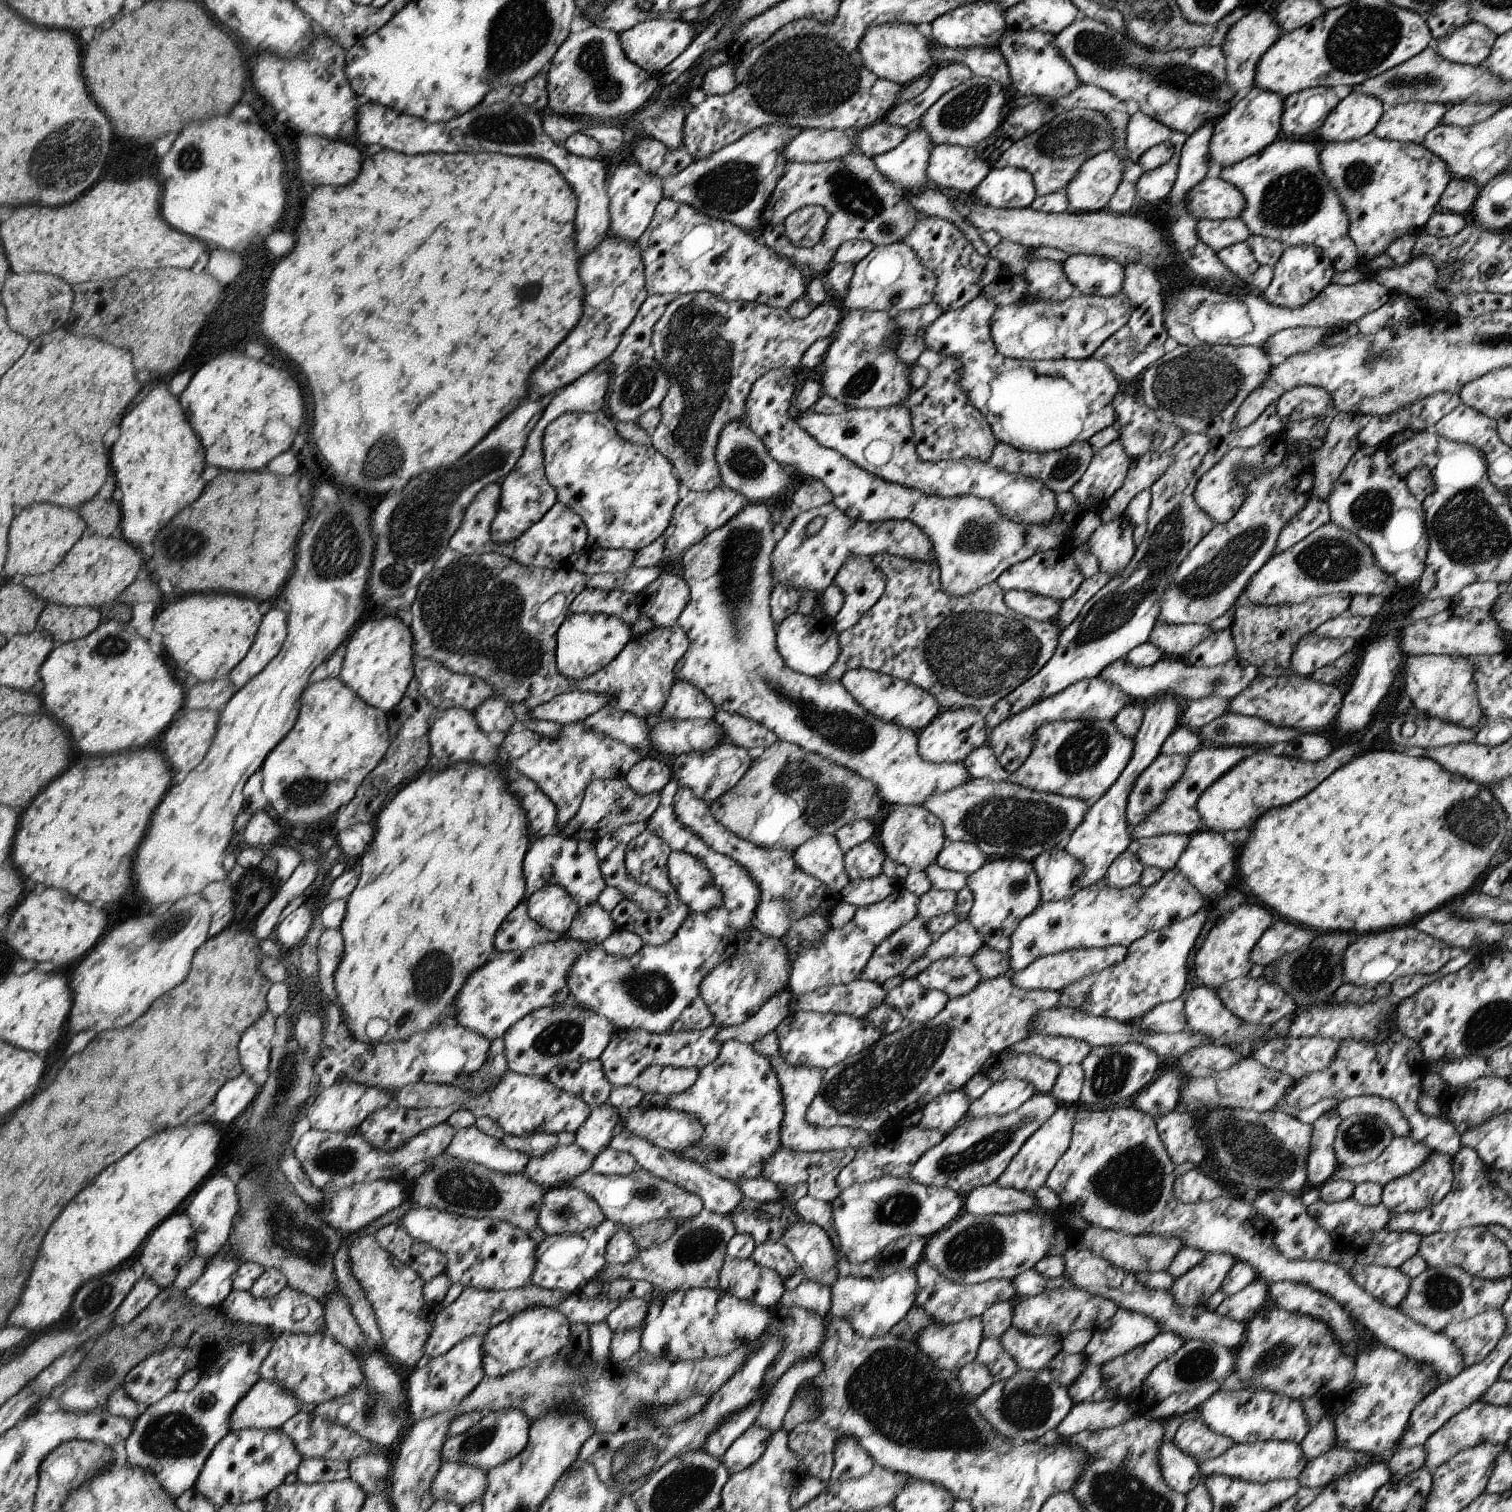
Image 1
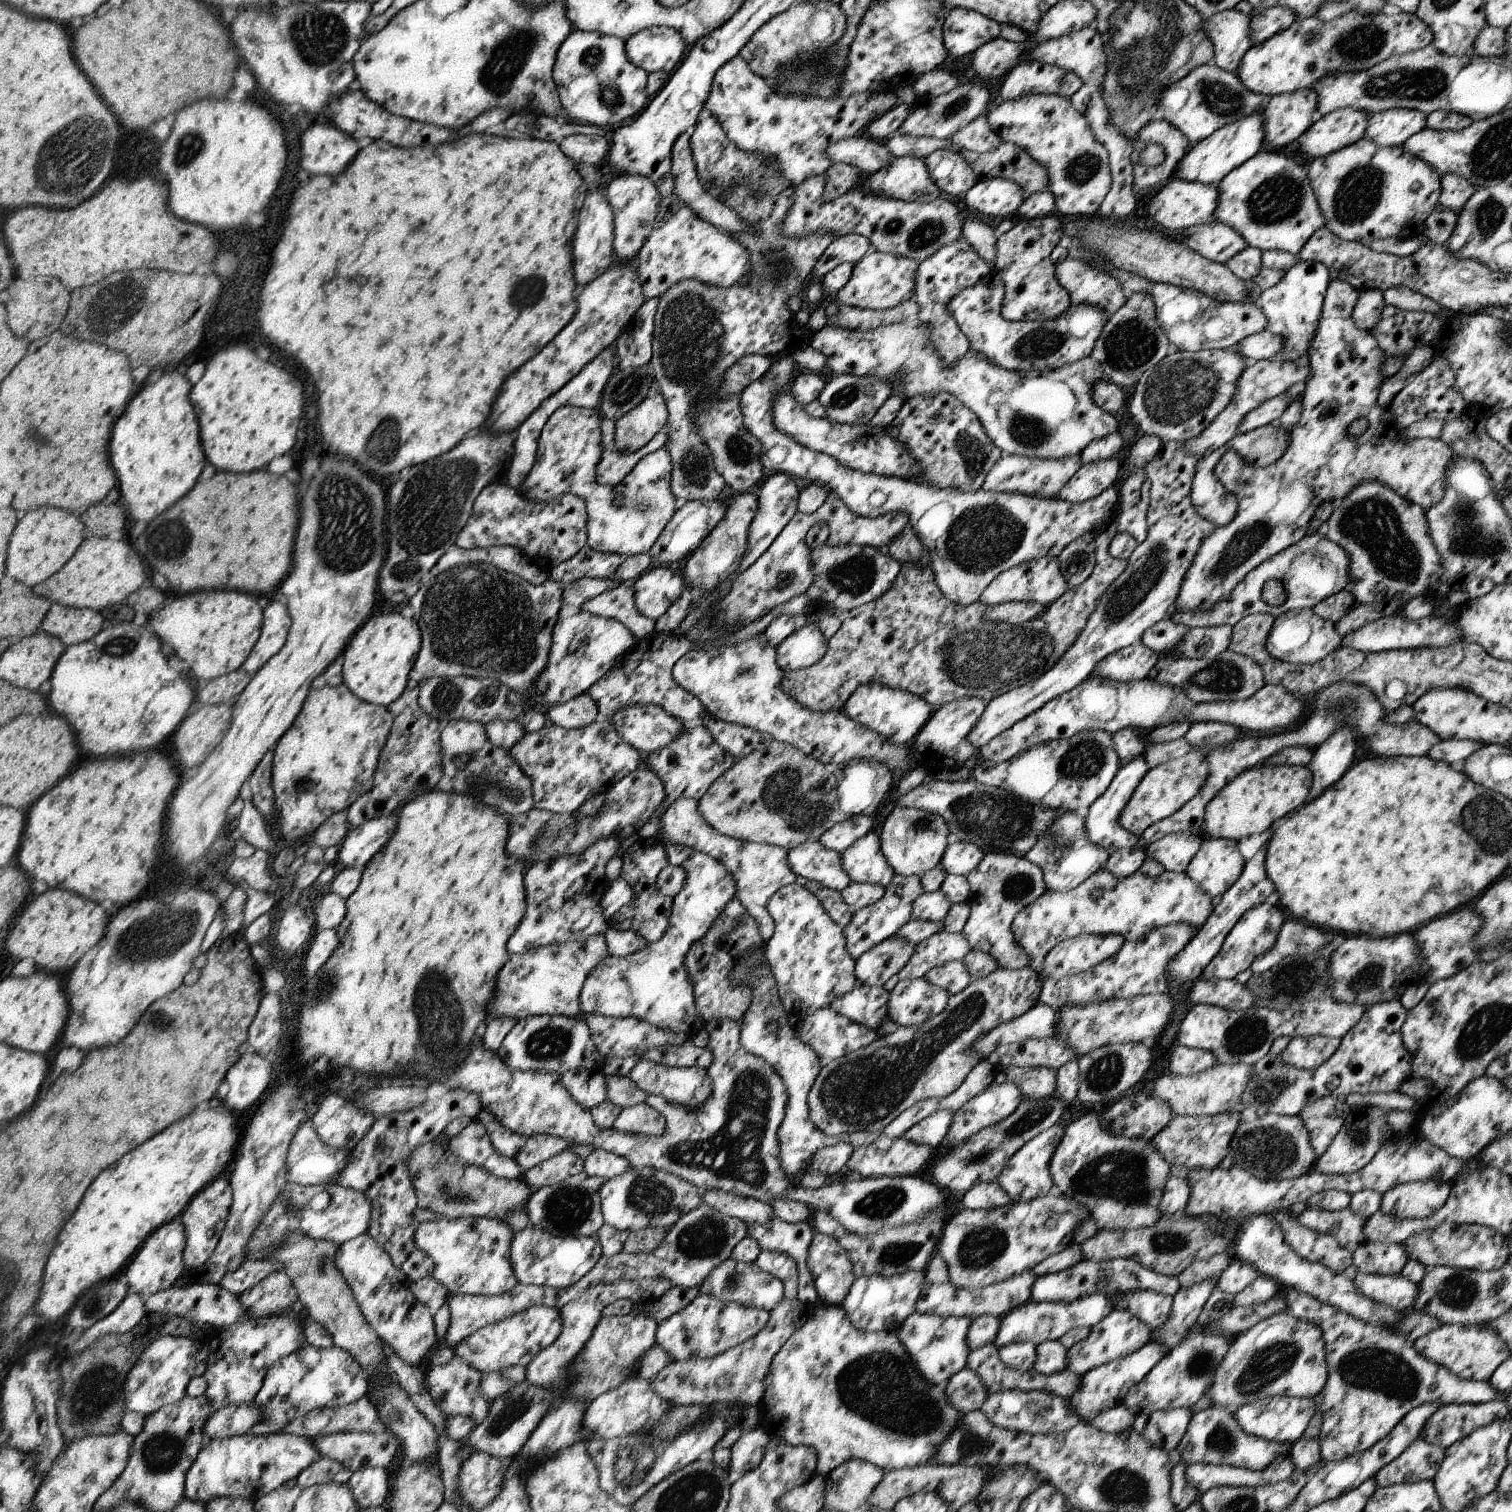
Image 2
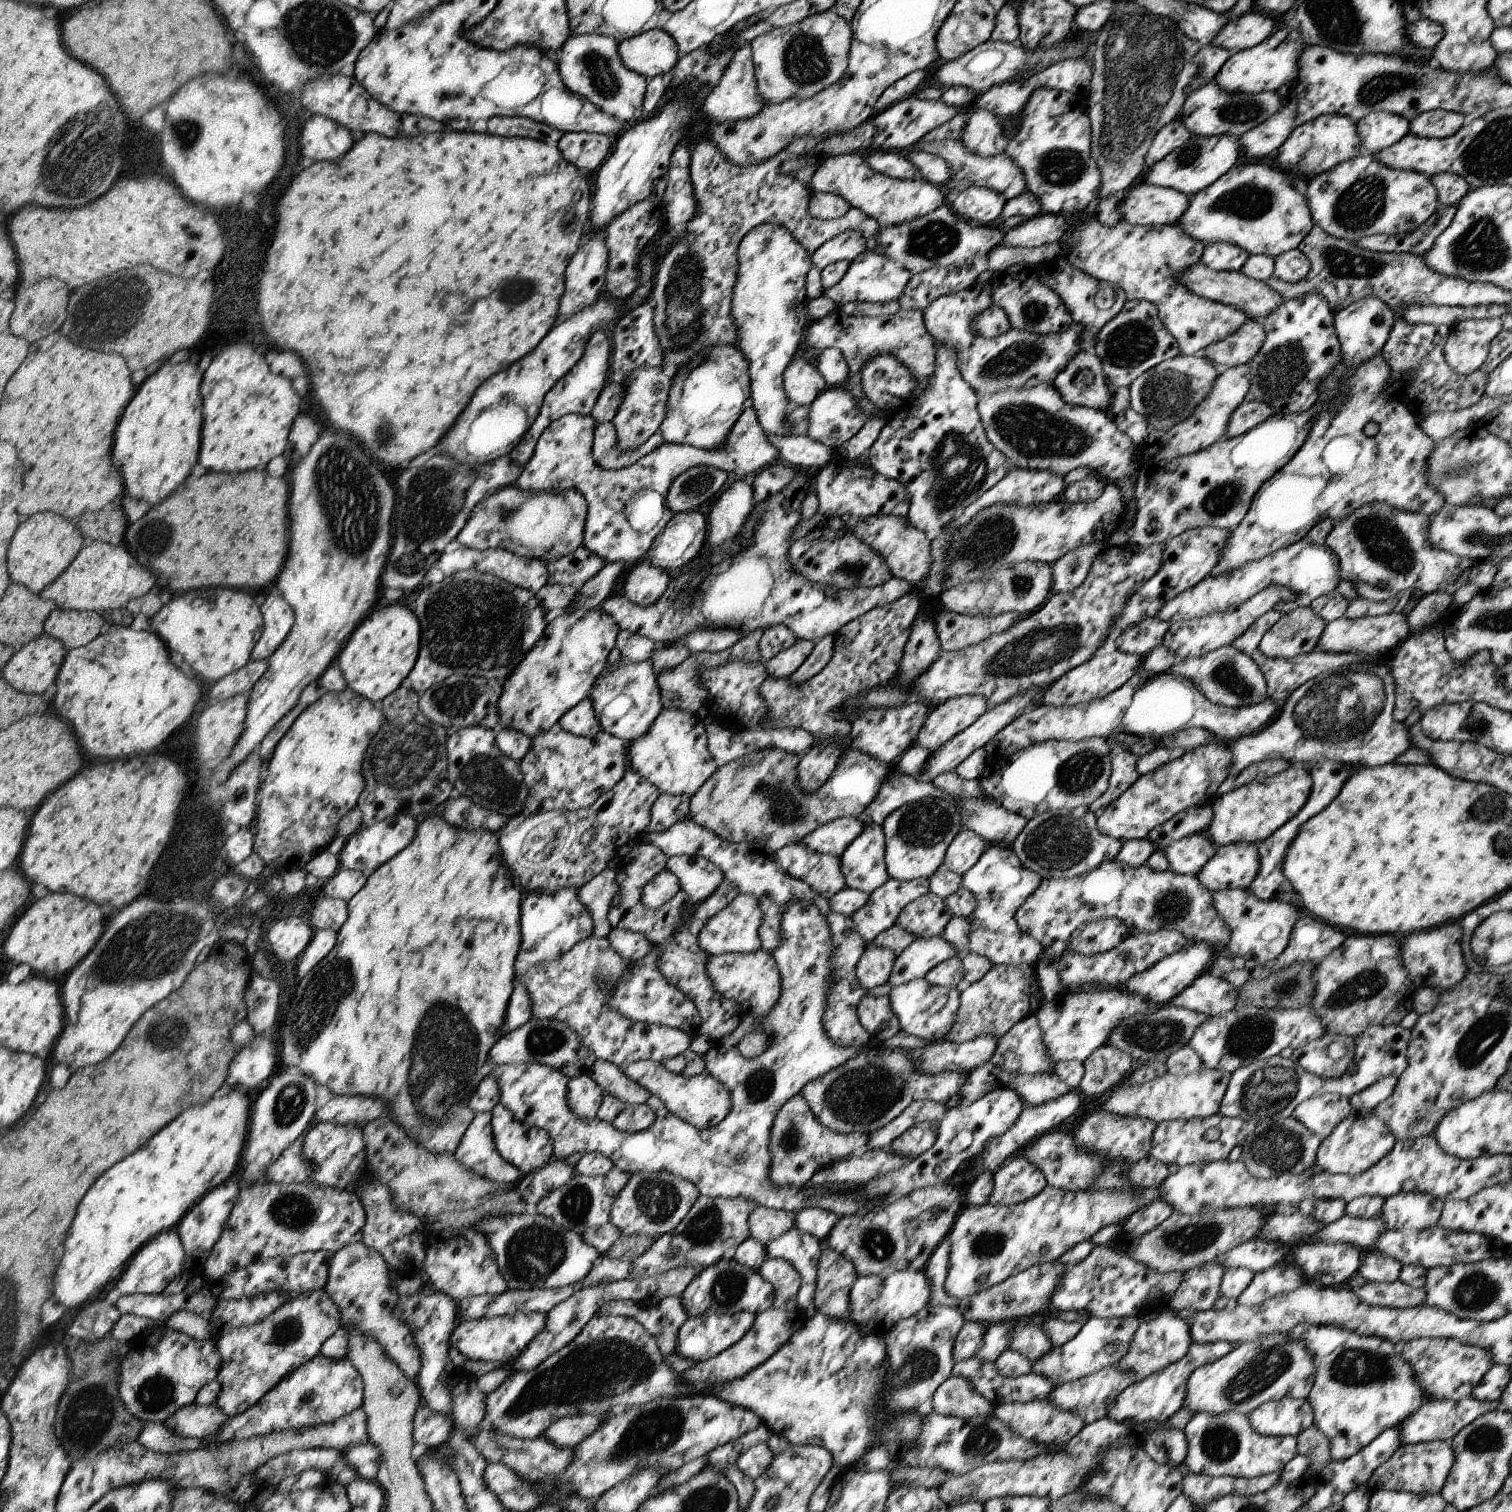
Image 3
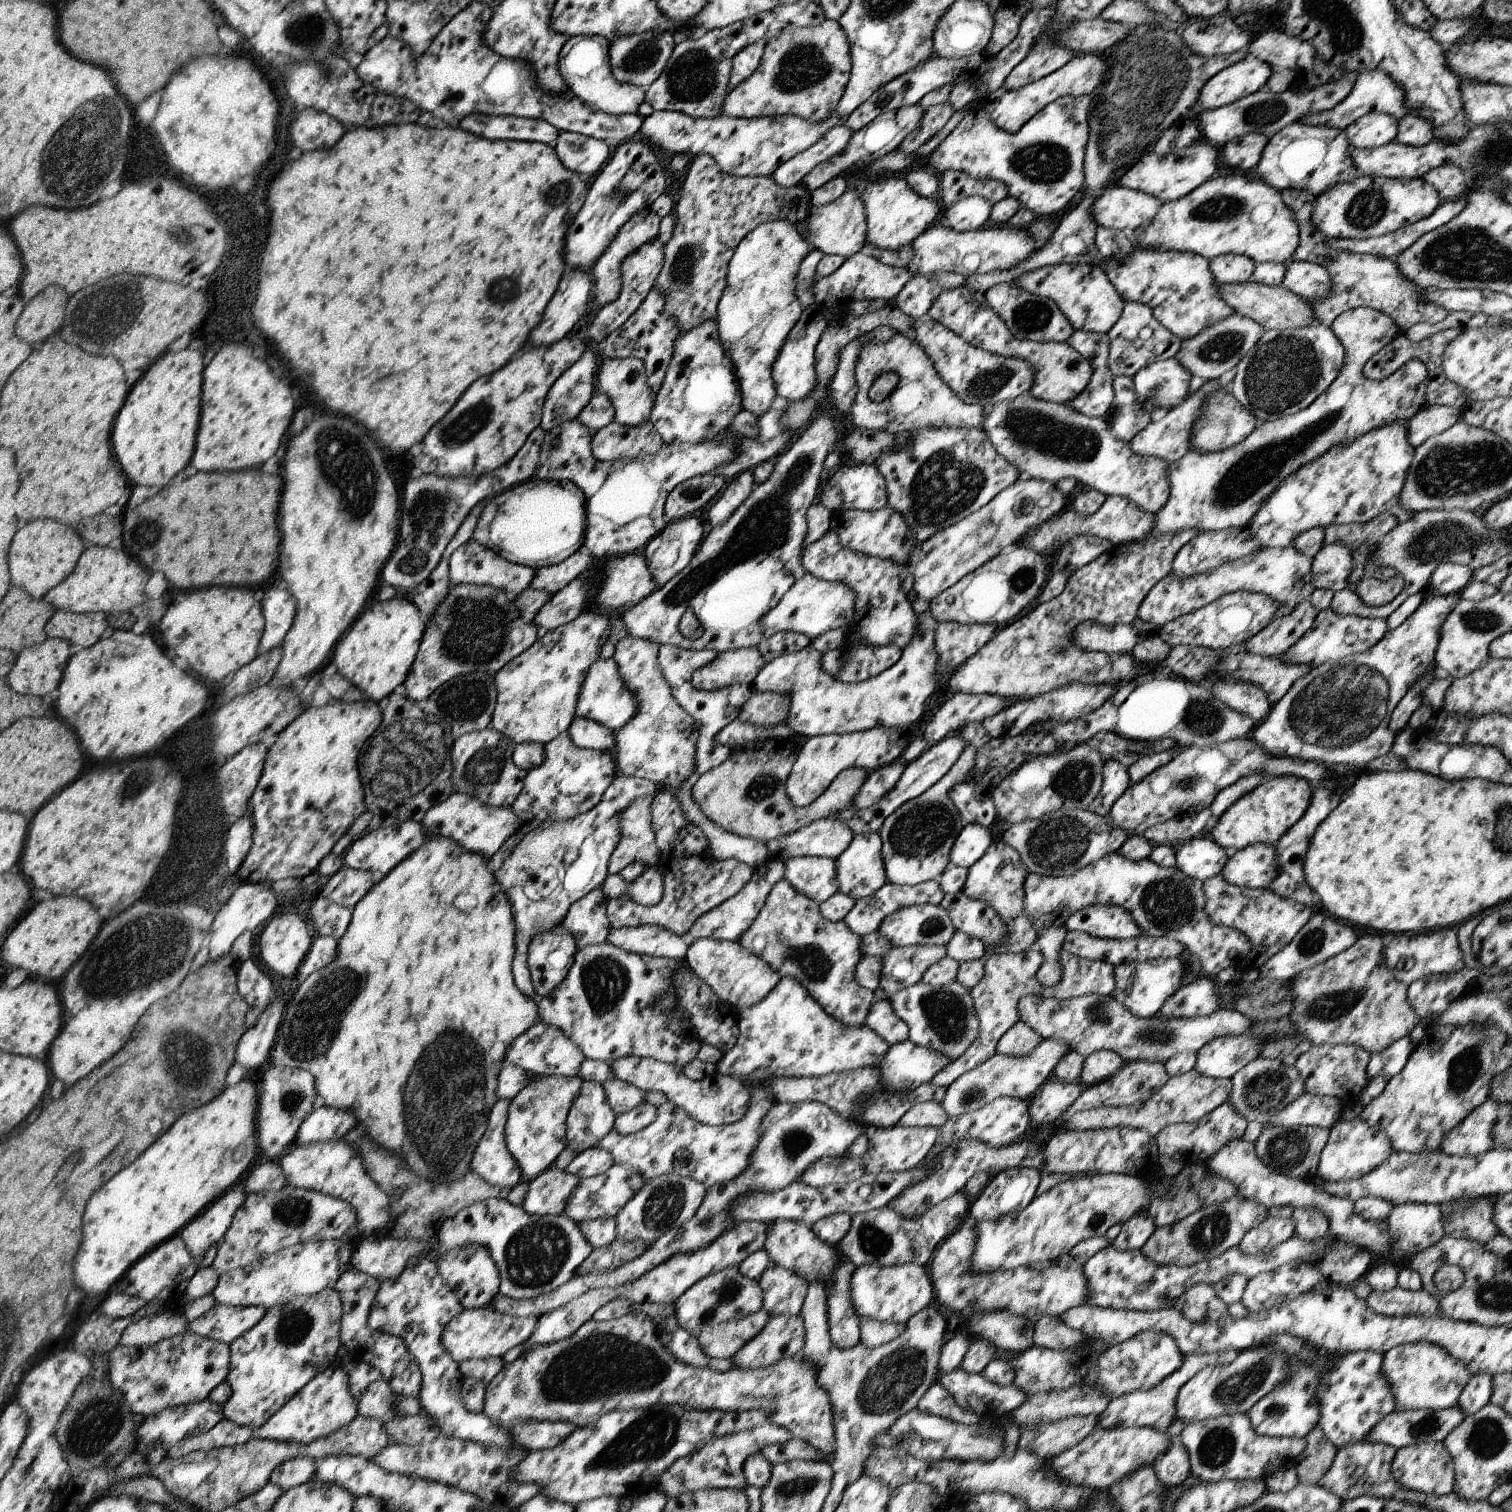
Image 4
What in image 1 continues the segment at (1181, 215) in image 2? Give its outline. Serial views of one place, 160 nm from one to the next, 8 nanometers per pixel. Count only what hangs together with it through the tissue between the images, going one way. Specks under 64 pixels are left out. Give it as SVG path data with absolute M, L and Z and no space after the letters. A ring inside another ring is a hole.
M1210 175L1193 186L1185 196L1186 208L1201 220L1238 219L1246 208L1243 194L1233 184Z

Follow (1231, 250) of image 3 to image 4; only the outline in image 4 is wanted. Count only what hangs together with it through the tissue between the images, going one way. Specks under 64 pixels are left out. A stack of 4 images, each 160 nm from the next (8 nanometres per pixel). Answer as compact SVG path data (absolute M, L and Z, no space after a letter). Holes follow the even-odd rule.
M1227 254L1209 261L1211 273L1220 285L1244 284L1250 280L1256 263L1247 256Z

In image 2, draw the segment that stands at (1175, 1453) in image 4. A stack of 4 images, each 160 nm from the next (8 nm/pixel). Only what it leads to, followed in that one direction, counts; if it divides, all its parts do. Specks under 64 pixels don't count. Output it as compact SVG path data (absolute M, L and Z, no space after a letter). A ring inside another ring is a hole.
M1190 1407L1138 1413L1132 1427L1150 1444L1169 1453L1178 1448L1192 1415Z

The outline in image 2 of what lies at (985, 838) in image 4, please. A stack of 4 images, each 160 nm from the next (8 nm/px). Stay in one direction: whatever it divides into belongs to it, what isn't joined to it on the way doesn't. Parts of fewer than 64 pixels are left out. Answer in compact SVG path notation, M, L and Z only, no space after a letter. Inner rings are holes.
M958 841L950 844L941 858L940 866L948 874L967 876L972 873L985 858L985 852L974 843Z

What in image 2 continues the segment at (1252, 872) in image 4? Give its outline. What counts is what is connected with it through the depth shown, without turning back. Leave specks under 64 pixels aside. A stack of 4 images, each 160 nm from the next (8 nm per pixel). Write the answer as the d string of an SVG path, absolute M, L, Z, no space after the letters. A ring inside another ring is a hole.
M1203 835L1203 843L1200 850L1194 855L1184 872L1213 898L1214 896L1223 896L1240 878L1245 867L1245 861L1238 850L1237 840L1212 839Z

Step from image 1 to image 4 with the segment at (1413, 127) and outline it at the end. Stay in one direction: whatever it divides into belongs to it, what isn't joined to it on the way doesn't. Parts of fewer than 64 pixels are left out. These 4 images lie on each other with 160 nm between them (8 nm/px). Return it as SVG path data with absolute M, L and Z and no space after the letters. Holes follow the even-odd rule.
M1370 111L1349 124L1344 132L1351 148L1373 149L1395 140L1398 119L1388 113Z

